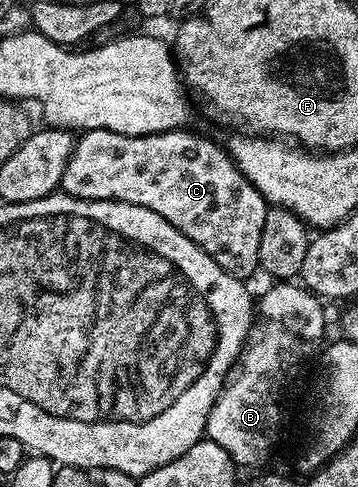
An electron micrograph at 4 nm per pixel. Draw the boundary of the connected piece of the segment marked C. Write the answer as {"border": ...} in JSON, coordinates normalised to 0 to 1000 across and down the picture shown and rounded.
{"border":[[[528,263],[469,267],[453,275],[335,275],[307,267],[240,267],[223,277],[193,324],[187,345],[170,363],[168,388],[198,402],[237,398],[237,415],[263,415],[271,407],[372,407],[372,415],[405,415],[427,431],[450,431],[461,448],[483,448],[517,480],[539,480],[550,497],[606,522],[640,554],[696,567],[723,546],[726,497],[735,485],[737,448],[746,417],[726,396],[662,345],[651,318],[626,298],[592,292],[584,283],[559,283],[536,275]]]}

